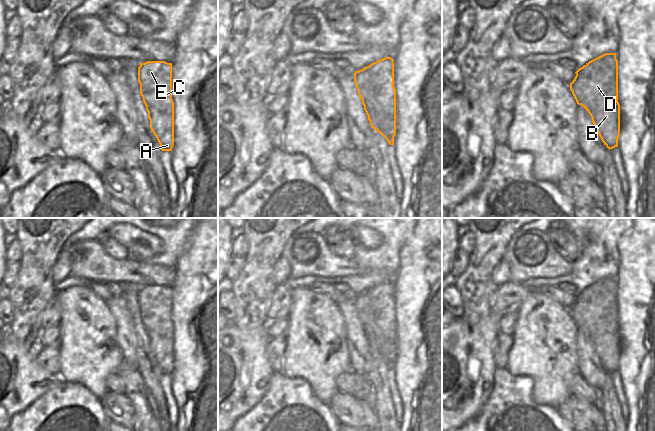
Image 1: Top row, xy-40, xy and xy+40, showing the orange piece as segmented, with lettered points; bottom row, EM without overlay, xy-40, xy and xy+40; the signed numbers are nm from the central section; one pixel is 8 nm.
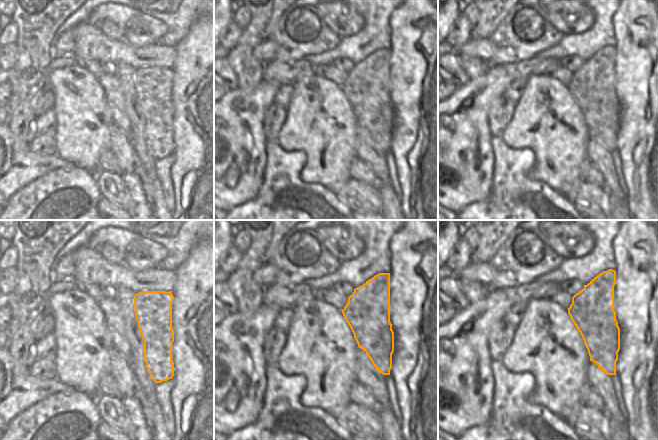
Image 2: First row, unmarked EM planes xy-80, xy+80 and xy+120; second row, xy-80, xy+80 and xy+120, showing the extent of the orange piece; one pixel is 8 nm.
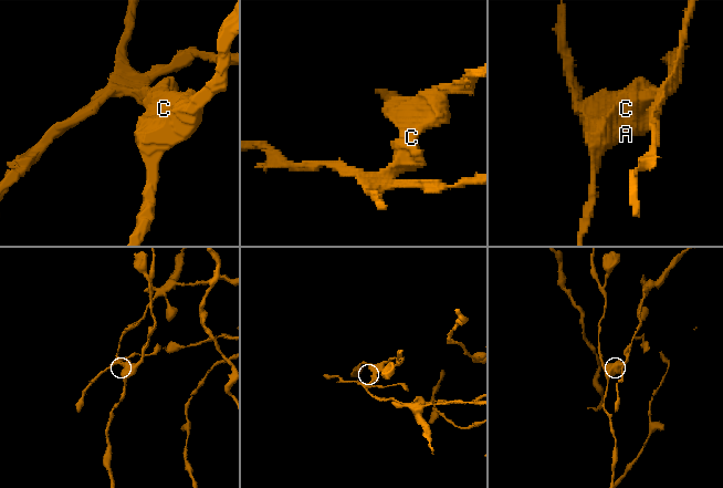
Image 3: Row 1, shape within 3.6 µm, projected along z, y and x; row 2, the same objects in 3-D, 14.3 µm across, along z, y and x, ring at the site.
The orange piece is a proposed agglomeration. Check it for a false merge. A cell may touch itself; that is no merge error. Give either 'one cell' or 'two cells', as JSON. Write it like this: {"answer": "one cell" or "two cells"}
{"answer": "two cells"}

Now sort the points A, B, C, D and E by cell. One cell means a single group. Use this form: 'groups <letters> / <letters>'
groups A C E / B D

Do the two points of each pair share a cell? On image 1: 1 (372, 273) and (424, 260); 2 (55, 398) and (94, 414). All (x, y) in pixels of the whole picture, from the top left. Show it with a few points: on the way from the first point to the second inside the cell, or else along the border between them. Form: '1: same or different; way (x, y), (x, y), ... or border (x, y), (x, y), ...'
1: different; border (403, 244), (400, 250), (400, 263), (392, 277)
2: same; way (65, 404), (84, 406)

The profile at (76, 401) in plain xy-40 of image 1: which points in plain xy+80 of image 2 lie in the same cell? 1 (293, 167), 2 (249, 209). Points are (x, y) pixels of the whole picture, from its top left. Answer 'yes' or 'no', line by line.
1: yes
2: yes

